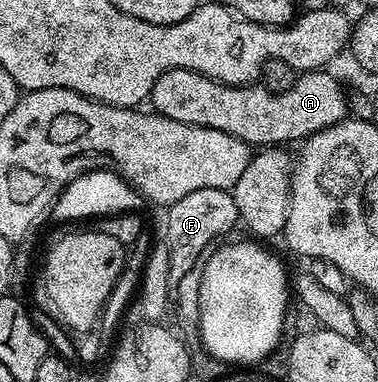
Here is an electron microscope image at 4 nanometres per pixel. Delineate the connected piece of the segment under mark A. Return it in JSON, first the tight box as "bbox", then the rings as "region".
{"bbox":[148,69,348,147],"region":[[[173,69],[164,71],[164,75],[160,75],[160,79],[156,79],[148,101],[149,104],[154,104],[151,105],[153,112],[168,119],[176,119],[176,123],[188,123],[224,131],[251,147],[282,147],[287,144],[285,141],[298,143],[311,137],[313,133],[319,133],[336,123],[347,120],[348,117],[346,93],[342,90],[341,83],[330,74],[330,71],[303,72],[301,75],[295,76],[294,82],[287,90],[274,92],[262,83],[225,85],[212,80],[211,77],[200,75],[196,71]]]}

